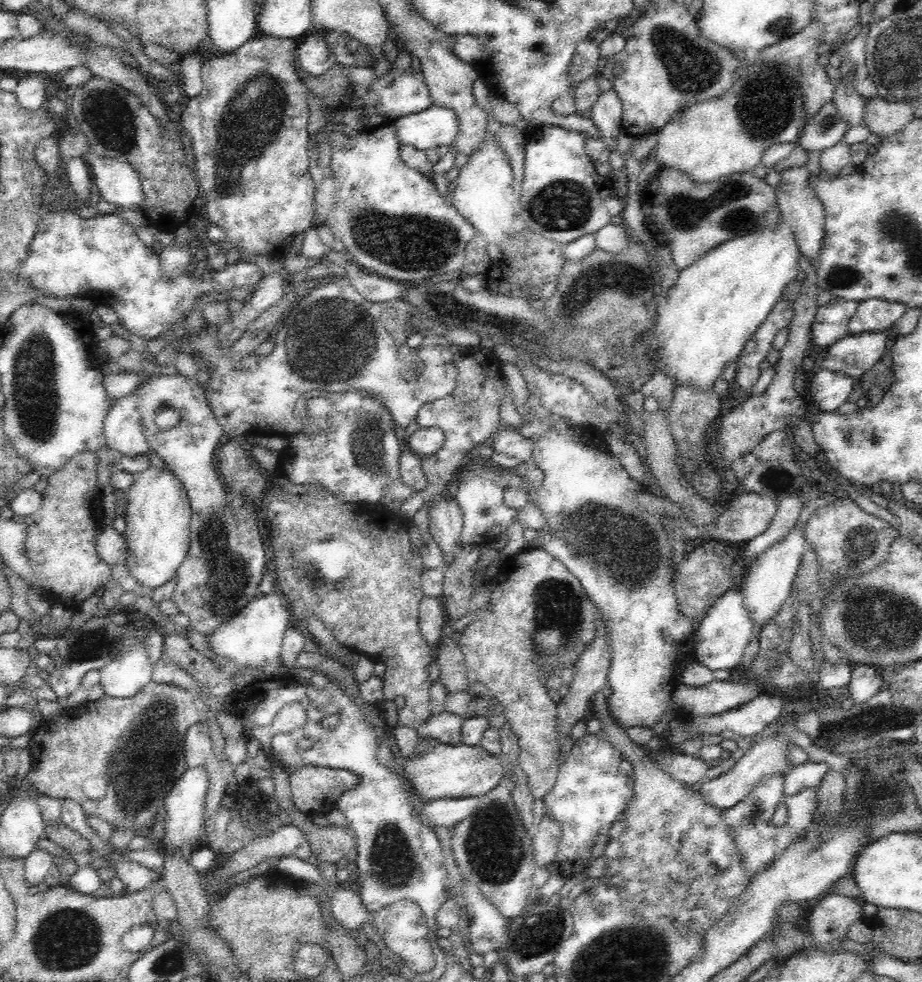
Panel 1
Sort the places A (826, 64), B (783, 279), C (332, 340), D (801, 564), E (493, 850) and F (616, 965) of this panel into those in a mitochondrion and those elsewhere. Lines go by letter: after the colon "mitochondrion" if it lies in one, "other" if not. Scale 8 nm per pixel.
A: other
B: other
C: mitochondrion
D: other
E: mitochondrion
F: mitochondrion

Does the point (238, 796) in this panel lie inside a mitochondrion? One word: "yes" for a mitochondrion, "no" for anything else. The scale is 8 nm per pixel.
no

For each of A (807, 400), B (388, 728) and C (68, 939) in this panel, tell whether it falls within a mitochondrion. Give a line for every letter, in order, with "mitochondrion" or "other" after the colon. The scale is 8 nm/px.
A: other
B: other
C: mitochondrion

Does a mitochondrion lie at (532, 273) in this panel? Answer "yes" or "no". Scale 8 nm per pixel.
yes

